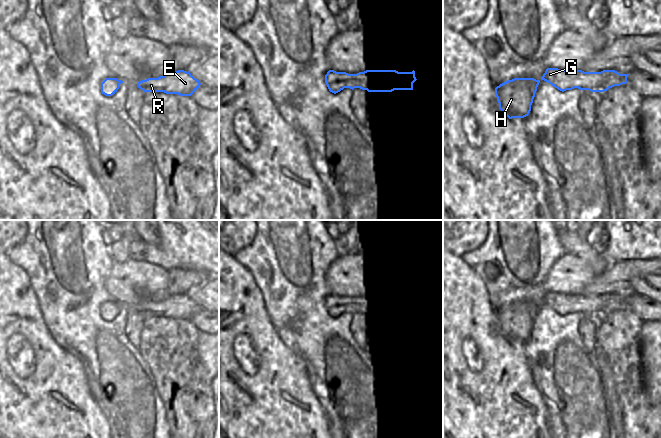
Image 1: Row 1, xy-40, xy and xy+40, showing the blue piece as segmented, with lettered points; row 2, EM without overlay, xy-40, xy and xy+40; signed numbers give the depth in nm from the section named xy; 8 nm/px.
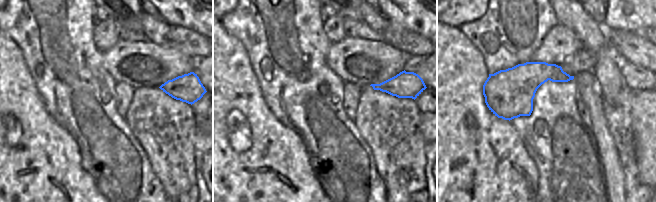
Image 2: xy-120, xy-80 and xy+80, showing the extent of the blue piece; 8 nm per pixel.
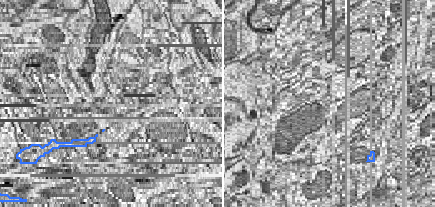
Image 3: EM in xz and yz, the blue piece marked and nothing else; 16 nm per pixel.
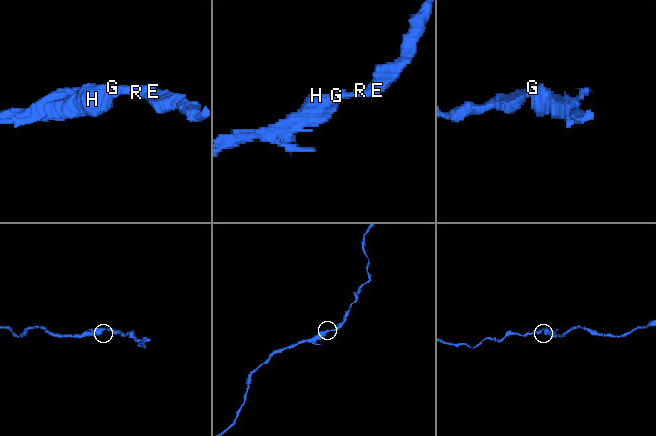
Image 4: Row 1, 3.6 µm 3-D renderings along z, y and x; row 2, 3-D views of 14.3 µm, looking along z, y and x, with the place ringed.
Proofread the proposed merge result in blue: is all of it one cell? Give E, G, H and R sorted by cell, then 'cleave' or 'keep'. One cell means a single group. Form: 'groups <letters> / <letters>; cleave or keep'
groups E G H R; keep

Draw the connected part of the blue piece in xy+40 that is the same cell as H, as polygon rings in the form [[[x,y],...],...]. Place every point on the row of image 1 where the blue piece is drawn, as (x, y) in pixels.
[[[547,68],[540,80],[534,78],[514,78],[495,88],[499,109],[509,119],[524,118],[529,115],[531,105],[541,80],[564,92],[578,88],[591,92],[604,92],[614,86],[627,83],[629,74],[615,70],[584,72],[582,70],[560,70]]]

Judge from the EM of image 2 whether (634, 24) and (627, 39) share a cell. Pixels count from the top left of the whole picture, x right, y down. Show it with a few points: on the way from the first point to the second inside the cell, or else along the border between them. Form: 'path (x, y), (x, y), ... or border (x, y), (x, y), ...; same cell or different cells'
border (637, 32), (612, 30), (609, 33); different cells

